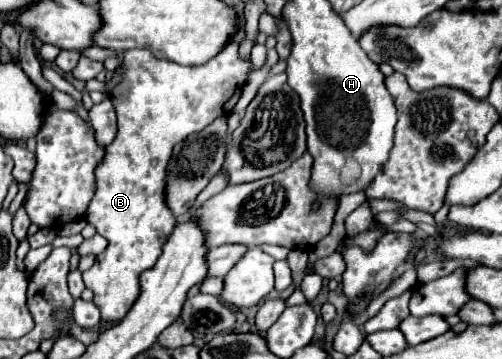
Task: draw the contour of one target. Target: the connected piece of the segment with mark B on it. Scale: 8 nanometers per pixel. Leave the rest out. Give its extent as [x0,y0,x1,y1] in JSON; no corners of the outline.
[82,40,252,322]

